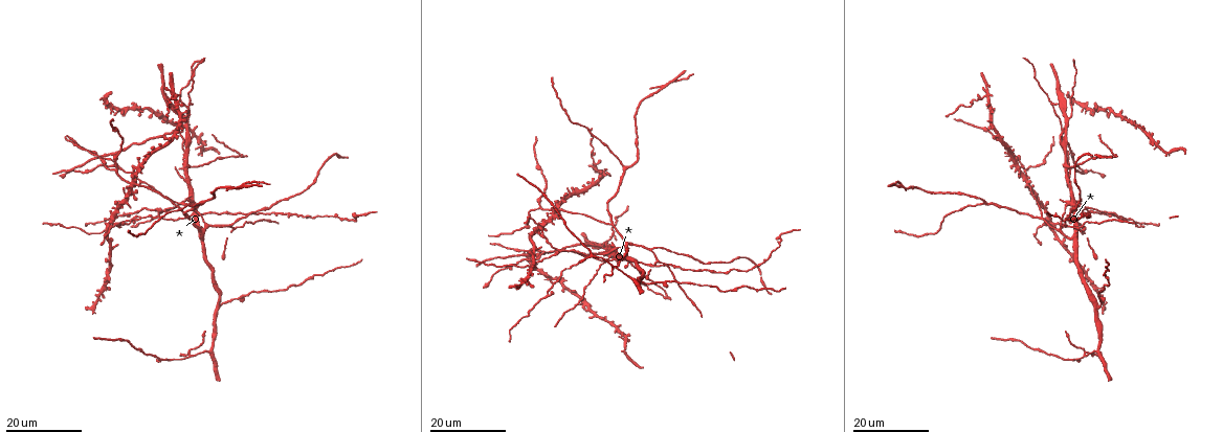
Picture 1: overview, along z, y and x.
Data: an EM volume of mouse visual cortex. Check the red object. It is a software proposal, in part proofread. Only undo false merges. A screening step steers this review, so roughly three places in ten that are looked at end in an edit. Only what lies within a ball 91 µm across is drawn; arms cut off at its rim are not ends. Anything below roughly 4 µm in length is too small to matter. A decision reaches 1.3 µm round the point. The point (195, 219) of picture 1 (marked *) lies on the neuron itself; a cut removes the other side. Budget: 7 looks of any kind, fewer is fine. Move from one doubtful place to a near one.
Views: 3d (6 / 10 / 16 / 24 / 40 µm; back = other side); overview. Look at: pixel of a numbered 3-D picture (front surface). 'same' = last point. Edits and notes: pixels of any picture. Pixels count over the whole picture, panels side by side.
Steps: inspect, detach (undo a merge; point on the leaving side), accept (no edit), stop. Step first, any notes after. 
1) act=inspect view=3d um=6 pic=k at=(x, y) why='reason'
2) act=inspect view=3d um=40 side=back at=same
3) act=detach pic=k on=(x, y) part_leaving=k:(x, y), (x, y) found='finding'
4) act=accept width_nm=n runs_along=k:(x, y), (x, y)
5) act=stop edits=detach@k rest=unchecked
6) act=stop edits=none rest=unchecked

act=inspect view=3d um=24 pic=1 at=(542, 252) why='three-way junction'

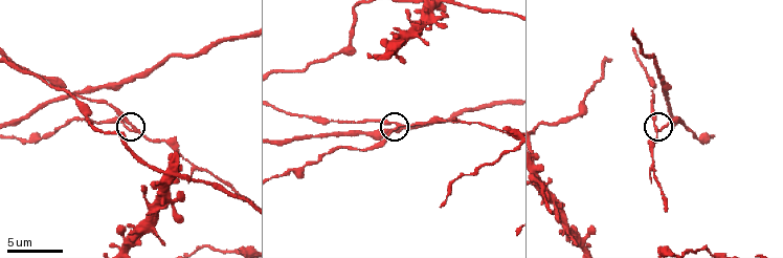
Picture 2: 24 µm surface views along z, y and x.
act=inspect view=3d um=10 pic=2 at=(132, 129)

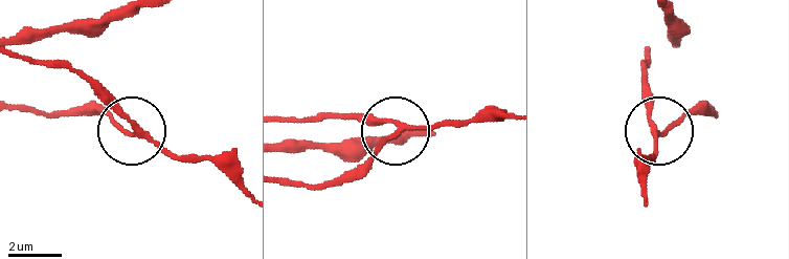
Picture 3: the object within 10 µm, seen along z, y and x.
act=inspect view=3d um=6 pic=3 at=(136, 128)

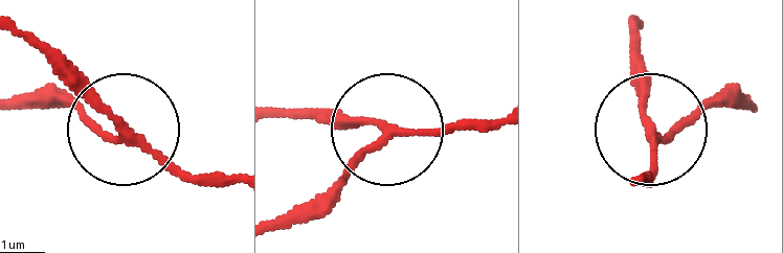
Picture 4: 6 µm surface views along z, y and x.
act=accept runs_along=4:(494, 118), (393, 130), (307, 118) found='all the same neuron'

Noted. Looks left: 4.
act=inspect view=3d um=24 pic=1 at=(186, 124) why='four-way junction'

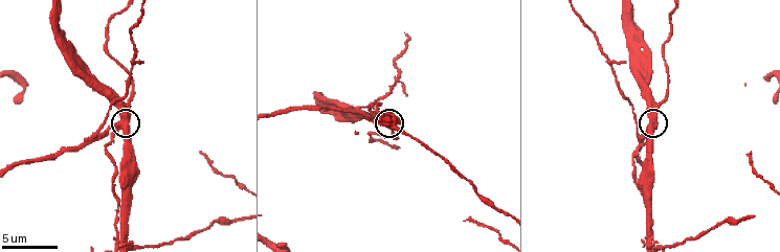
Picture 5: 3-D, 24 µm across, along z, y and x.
act=inspect view=3d um=6 pic=5 at=(117, 124)

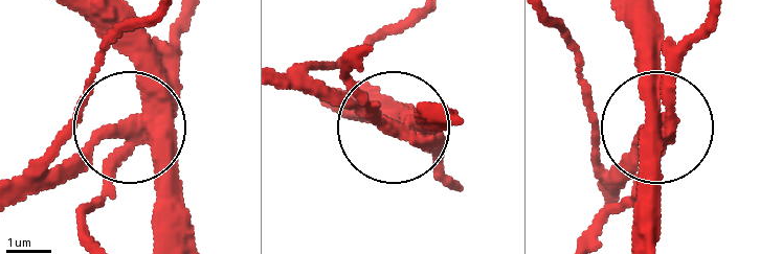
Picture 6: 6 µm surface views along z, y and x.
act=detach pic=6 on=(86, 154) arms=4 found='a second neuron is stuck on'

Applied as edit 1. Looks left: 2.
act=stop edits=detach@6 rest=unchecked

